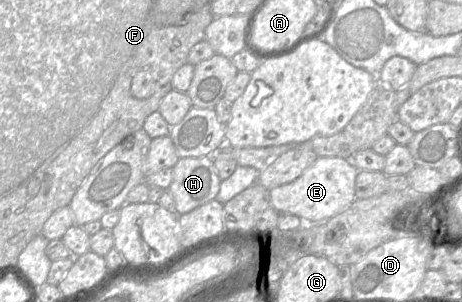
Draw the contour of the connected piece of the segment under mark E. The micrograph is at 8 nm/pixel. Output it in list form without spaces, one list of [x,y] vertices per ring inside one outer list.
[[[318,157],[296,180],[268,192],[268,201],[280,213],[295,215],[306,224],[327,221],[347,209],[355,200],[357,167],[351,159]]]

